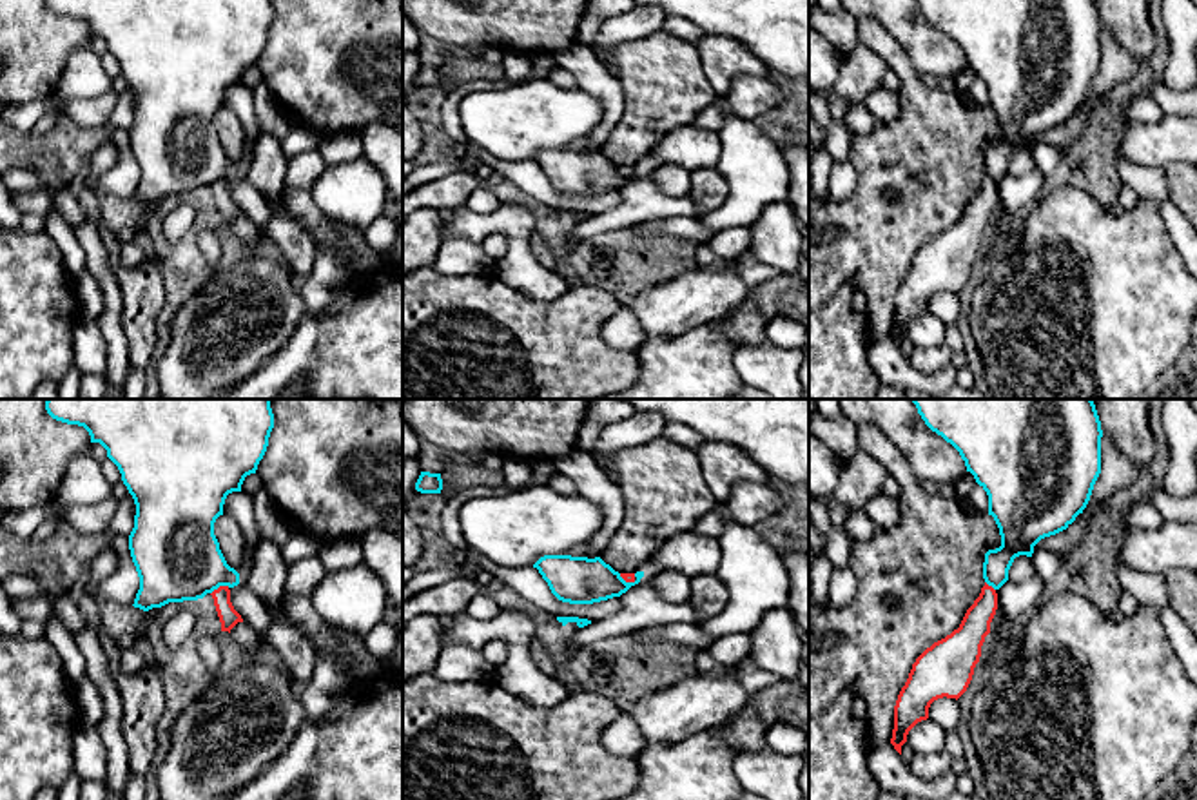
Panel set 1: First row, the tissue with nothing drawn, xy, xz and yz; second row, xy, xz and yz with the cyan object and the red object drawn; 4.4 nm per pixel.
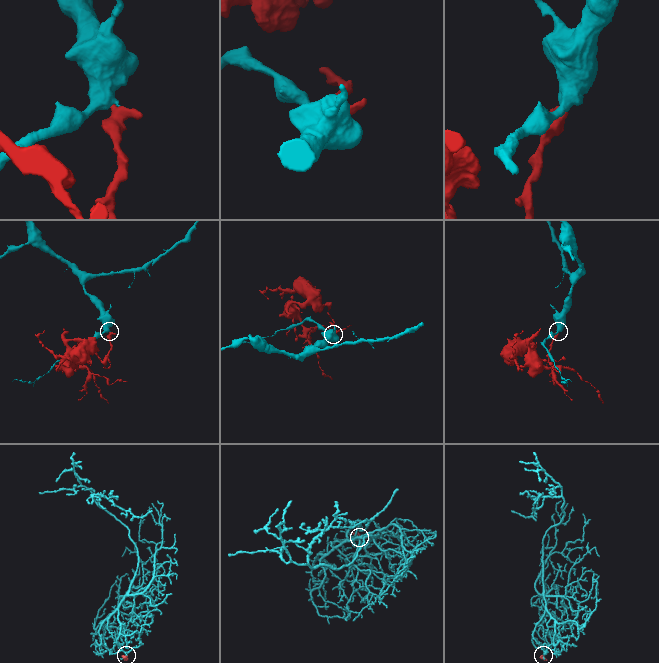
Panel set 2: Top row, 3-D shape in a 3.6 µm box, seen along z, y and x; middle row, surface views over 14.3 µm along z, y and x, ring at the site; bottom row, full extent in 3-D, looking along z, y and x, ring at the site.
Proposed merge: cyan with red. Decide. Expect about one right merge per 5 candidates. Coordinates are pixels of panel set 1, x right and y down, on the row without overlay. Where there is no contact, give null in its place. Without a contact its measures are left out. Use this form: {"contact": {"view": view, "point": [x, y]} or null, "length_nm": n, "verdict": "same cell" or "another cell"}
{"contact": {"view": "xy", "point": [220, 178]}, "length_nm": 90, "verdict": "another cell"}

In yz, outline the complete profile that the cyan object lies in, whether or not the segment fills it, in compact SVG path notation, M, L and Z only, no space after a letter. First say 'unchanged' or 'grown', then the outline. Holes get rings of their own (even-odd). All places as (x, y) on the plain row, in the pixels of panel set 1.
unchanged; M916 0L925 18L950 36L988 89L1001 140L988 143L983 172L994 183L1008 174L1016 151L1066 123L1086 102L1101 67L1101 15L1095 0Z

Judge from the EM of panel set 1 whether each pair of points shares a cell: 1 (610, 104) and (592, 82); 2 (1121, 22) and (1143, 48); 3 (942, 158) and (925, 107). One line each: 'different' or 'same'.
1: same
2: same
3: same

